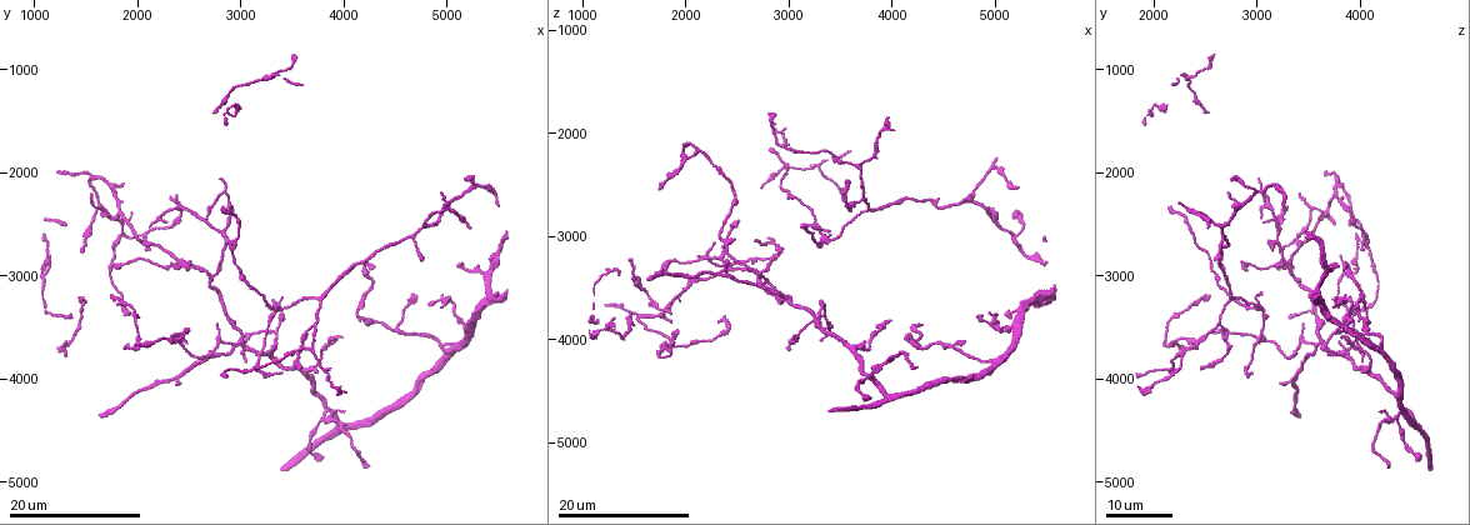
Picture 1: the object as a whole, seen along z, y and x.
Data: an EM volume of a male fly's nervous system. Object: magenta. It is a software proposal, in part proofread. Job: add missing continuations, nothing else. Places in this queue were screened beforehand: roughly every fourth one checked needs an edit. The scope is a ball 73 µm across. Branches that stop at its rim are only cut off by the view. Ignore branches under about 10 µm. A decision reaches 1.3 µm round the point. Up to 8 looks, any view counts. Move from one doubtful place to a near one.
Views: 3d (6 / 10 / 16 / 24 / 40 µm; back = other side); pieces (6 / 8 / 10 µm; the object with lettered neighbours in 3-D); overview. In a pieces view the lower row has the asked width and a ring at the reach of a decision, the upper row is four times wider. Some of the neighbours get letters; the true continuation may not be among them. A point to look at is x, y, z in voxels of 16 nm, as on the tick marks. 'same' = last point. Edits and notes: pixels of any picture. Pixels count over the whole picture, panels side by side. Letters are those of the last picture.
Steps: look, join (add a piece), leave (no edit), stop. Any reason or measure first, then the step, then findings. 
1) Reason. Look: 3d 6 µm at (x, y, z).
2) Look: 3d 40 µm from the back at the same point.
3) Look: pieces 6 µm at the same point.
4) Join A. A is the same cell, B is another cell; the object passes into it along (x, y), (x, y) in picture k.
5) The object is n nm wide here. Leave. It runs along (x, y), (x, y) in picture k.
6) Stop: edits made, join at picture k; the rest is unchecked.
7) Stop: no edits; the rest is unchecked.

Tapers out. Look: 3d 24 µm at (2260, 2480, 3080).

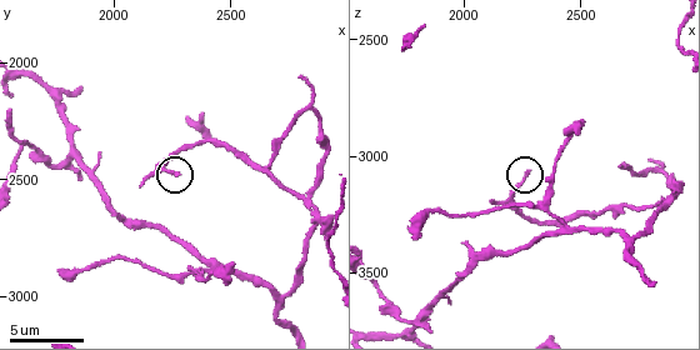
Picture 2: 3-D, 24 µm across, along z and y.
Look: pieces 8 µm at (2280, 2480, 3080).

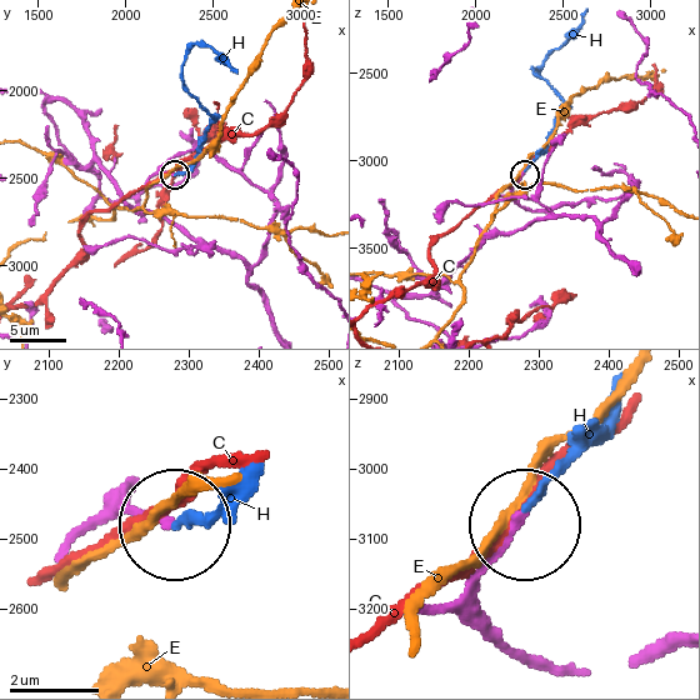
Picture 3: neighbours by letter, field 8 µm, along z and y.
Join H. H is the same cell, C and E are other cells; the object passes into it along (131, 481), (135, 508), (176, 526), (199, 523), (228, 493) in picture 3; it goes on there.

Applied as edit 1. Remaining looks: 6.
See it whole again. Look: overview.

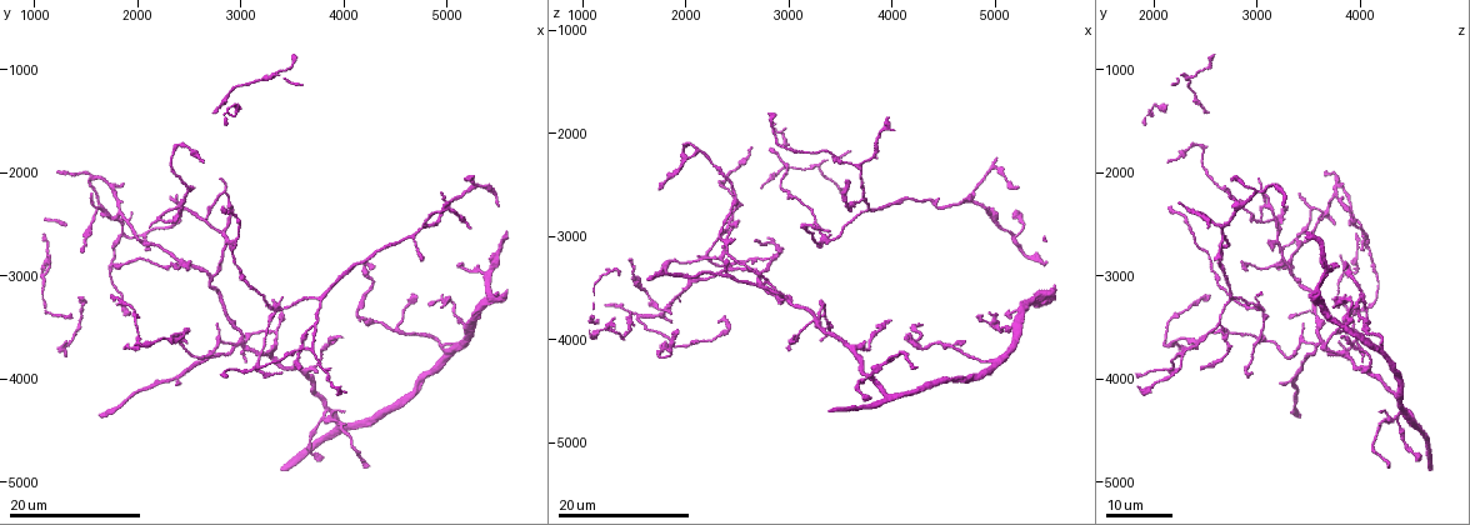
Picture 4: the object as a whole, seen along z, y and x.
An open end. Look: 3d 16 µm at (2660, 2440, 3040).

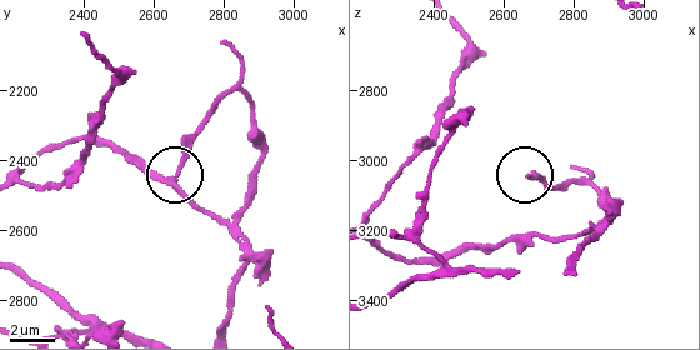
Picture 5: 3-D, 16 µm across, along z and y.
See the neighbours. Look: pieces 8 µm at (2660, 2440, 3040).

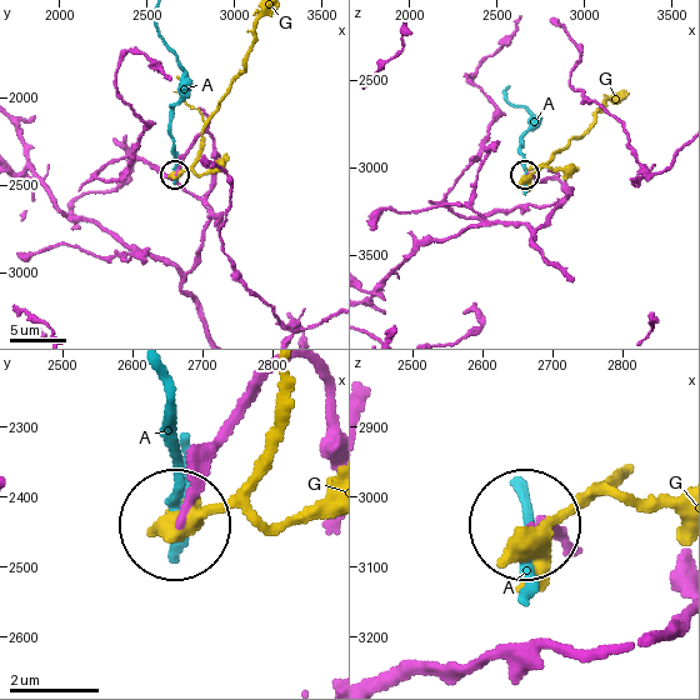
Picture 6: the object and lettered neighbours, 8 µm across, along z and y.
The object is 170 nm wide here. Leave. A and G are other cells; no lettered piece goes on from it.

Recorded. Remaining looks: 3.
An open end. Look: 3d 24 µm at (3580, 3880, 2460).

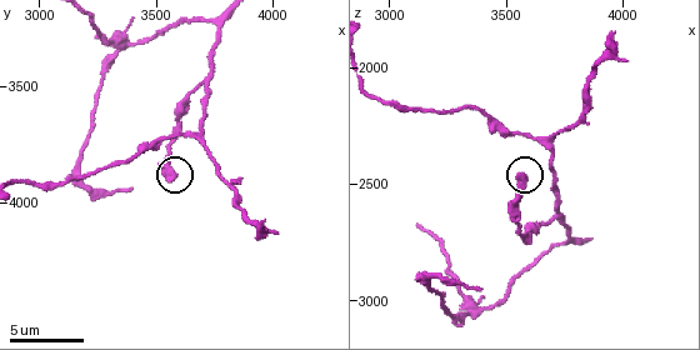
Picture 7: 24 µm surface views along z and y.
What lies round it. Look: pieces 6 µm at (3570, 3900, 2470).

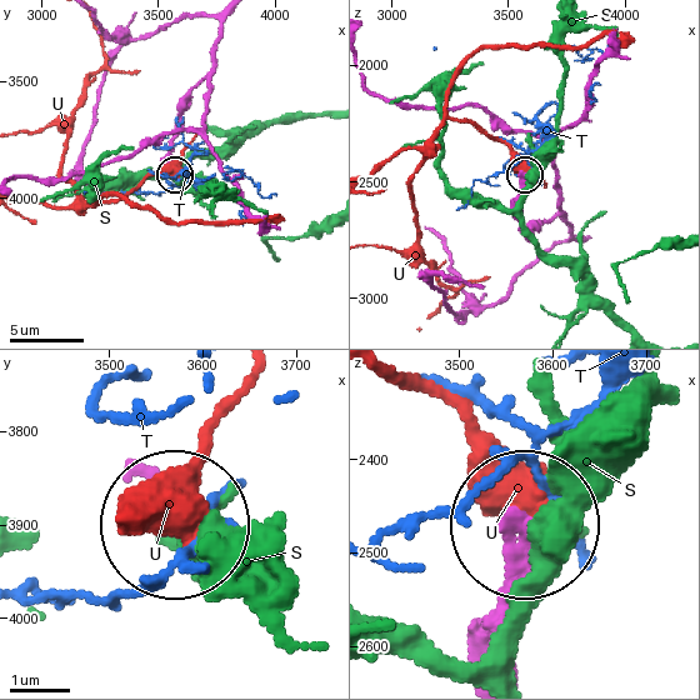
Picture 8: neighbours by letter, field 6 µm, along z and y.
Leave. S, T and U are other cells; no lettered piece goes on from it.

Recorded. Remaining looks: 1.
Stop: edits made, join at picture 3; the rest is unchecked.

